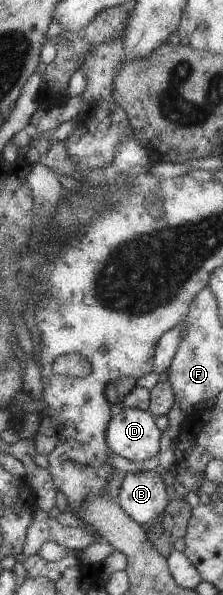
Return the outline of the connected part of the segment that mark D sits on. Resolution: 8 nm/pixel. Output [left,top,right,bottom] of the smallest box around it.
[105,408,162,461]

